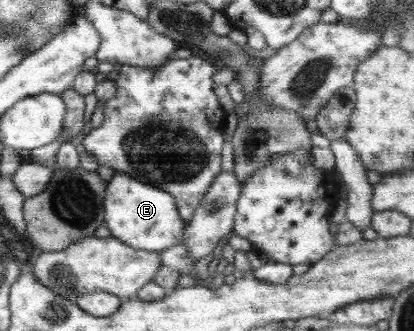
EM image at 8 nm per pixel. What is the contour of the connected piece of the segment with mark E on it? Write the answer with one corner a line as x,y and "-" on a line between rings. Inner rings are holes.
114,175
107,182
104,204
104,225
110,230
111,236
134,249
161,252
174,245
180,245
185,240
184,231
187,225
180,218
174,197
166,191
145,185
145,183
138,183
126,175

